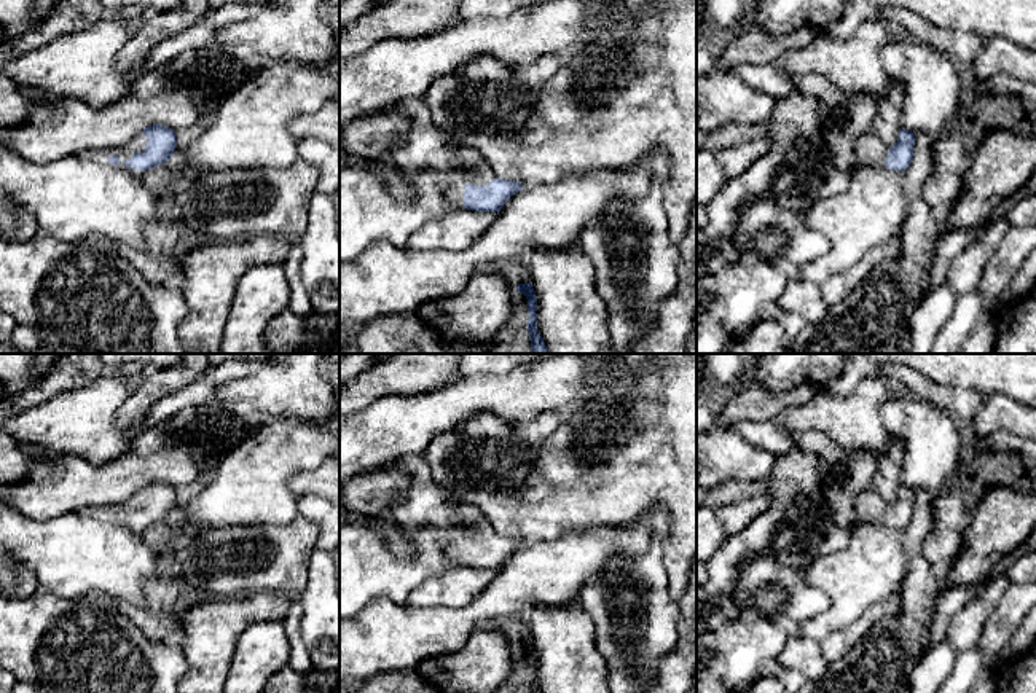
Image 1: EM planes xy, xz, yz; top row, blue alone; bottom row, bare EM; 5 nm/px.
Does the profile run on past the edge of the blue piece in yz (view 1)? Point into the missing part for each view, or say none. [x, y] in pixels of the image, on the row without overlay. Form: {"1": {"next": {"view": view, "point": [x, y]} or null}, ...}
{"1": {"next": {"view": "yz", "point": [871, 507]}}}

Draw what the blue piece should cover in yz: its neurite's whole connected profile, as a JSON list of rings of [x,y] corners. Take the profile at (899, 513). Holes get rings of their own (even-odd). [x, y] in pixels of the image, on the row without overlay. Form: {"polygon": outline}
{"polygon": [[[904,484],[899,487],[897,499],[893,503],[888,503],[873,487],[865,489],[856,500],[856,521],[851,529],[859,523],[886,523],[889,527],[904,529],[913,516],[913,503],[915,491]]]}

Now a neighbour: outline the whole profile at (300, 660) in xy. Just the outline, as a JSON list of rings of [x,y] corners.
[[[292,601],[282,624],[287,631],[290,642],[290,660],[288,666],[296,672],[306,674],[312,668],[311,656],[306,650],[304,640],[300,632],[300,623],[303,615],[303,605],[300,601]]]

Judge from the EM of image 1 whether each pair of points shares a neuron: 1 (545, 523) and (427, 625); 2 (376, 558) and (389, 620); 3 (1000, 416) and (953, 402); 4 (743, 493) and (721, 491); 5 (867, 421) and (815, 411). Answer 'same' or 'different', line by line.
1: different
2: different
3: different
4: same
5: same

